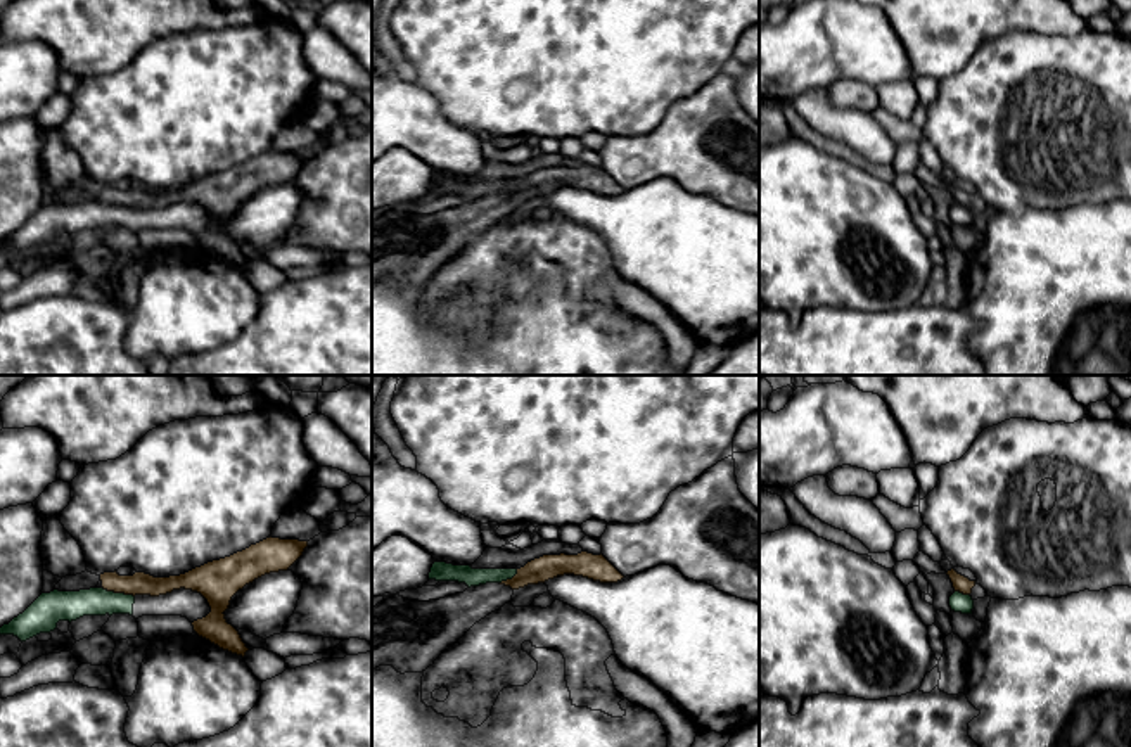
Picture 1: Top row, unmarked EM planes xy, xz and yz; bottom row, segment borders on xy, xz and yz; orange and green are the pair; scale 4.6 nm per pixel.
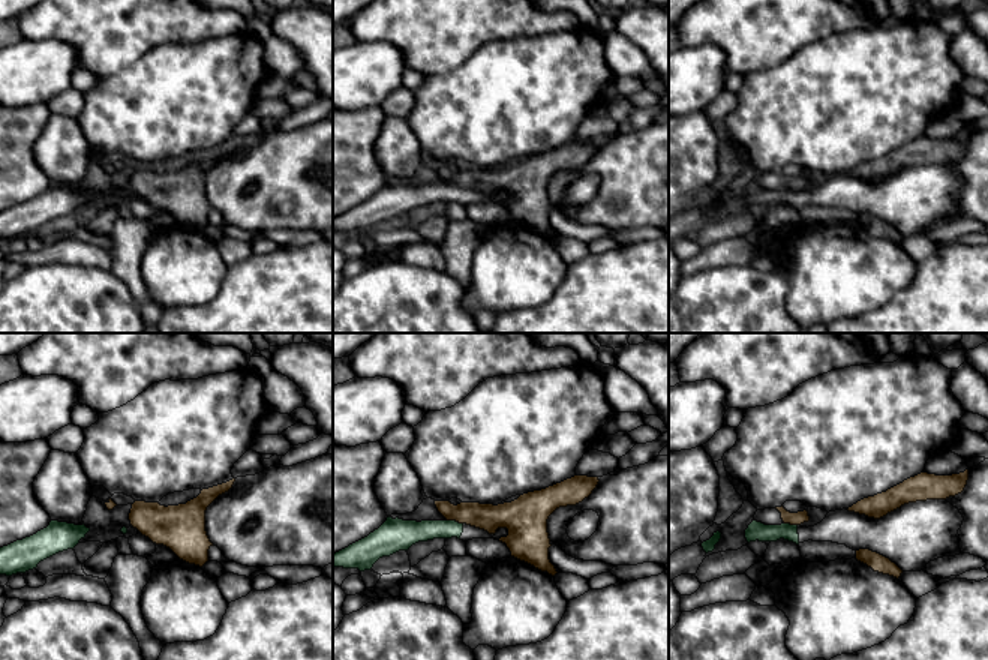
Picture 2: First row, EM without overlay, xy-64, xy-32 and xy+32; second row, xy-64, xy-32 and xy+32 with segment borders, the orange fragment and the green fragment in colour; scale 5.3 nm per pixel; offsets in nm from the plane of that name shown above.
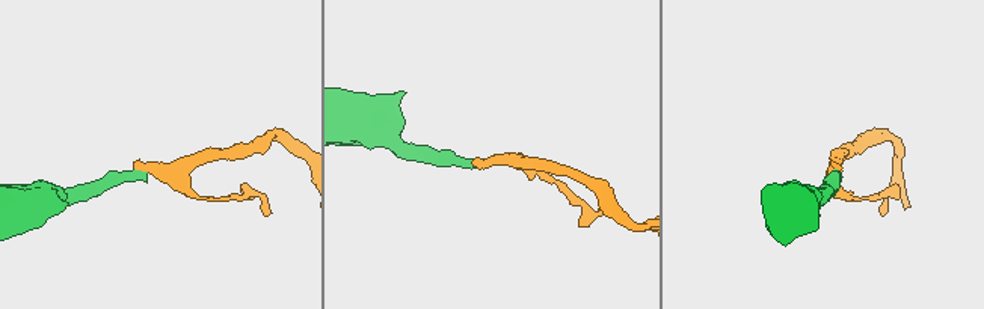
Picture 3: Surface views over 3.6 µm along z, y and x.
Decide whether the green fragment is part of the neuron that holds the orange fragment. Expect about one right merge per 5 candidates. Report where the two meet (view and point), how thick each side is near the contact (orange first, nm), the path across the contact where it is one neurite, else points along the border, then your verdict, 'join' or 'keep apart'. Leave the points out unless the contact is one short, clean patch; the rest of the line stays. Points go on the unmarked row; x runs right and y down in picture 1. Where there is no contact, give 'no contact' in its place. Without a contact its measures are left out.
contact xy (118, 204); calibres 110 and 140 nm; border xy (102, 199), (134, 210); keep apart

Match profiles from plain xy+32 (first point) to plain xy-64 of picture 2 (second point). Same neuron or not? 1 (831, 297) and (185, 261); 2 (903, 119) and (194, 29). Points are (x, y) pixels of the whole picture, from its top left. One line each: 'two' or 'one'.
1: one
2: two

